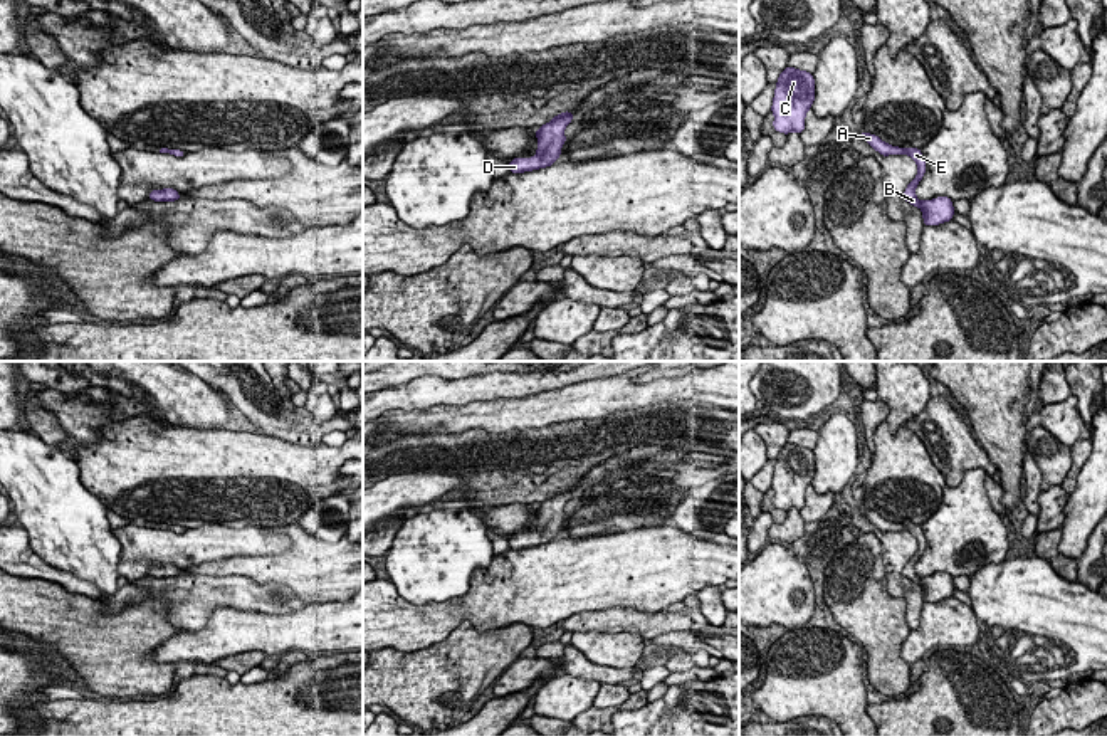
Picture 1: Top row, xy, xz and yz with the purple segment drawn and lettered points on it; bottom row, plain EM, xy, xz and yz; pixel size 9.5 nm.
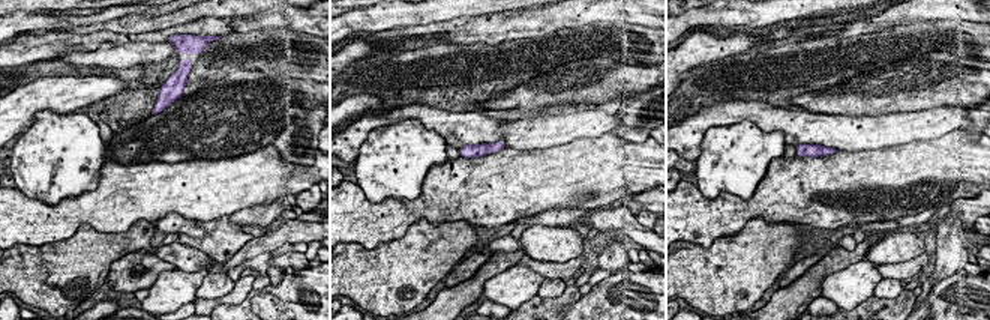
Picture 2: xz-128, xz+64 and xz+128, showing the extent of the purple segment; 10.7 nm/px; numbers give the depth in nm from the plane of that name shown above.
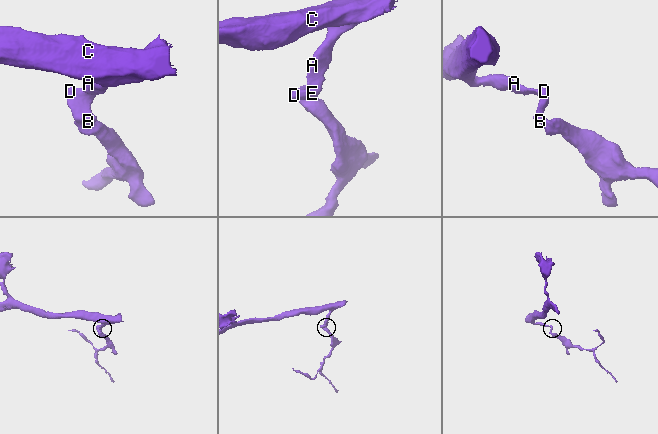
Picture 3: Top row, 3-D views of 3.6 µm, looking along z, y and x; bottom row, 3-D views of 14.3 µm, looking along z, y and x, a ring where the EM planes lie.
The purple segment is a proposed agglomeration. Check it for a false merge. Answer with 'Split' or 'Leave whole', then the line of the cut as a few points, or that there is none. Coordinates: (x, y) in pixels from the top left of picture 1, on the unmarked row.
Leave whole. No split

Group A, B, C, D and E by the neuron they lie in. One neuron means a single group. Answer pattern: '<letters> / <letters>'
A B C D E

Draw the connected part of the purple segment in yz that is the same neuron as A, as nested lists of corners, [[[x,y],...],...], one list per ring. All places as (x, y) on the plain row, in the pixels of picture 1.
[[[860,507],[860,511],[868,519],[868,523],[872,523],[882,533],[905,529],[917,539],[917,544],[919,544],[917,551],[907,561],[905,568],[902,570],[902,575],[909,578],[910,581],[919,583],[922,586],[924,602],[939,602],[939,600],[952,597],[954,583],[949,573],[936,573],[934,576],[926,576],[926,578],[916,573],[916,563],[919,561],[919,558],[924,555],[924,549],[926,549],[926,536],[919,524],[899,524],[899,523],[892,523],[882,518],[875,511],[870,511],[865,507]]]

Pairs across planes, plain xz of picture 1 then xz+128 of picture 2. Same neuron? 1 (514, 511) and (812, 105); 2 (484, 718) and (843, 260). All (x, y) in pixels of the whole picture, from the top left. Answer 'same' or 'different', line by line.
1: different
2: same

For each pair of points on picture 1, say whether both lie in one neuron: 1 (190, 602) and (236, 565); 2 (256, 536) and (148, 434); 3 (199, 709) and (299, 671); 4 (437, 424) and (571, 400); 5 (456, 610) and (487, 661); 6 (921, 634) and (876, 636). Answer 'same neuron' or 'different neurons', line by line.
1: different neurons
2: different neurons
3: same neuron
4: same neuron
5: different neurons
6: different neurons

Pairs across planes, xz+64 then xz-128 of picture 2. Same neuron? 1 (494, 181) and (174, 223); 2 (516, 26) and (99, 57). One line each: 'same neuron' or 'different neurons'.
1: different neurons
2: different neurons

